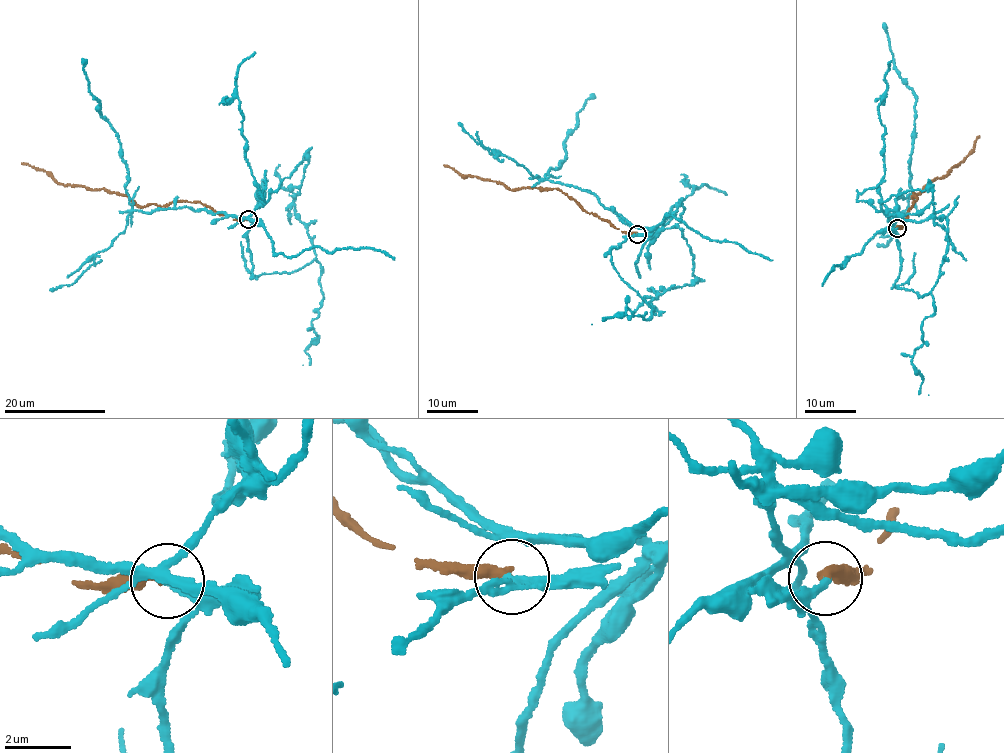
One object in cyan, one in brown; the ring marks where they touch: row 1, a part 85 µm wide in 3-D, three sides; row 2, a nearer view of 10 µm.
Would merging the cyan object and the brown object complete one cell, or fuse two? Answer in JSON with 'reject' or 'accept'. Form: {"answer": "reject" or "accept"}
{"answer": "reject"}

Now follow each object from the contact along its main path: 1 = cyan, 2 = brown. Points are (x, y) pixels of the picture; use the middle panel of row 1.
1: (637, 234), (649, 231), (620, 219), (593, 194), (544, 179), (567, 157), (567, 134), (593, 93)
2: (637, 234), (610, 226), (555, 189), (509, 190), (503, 184), (462, 175), (444, 165)

